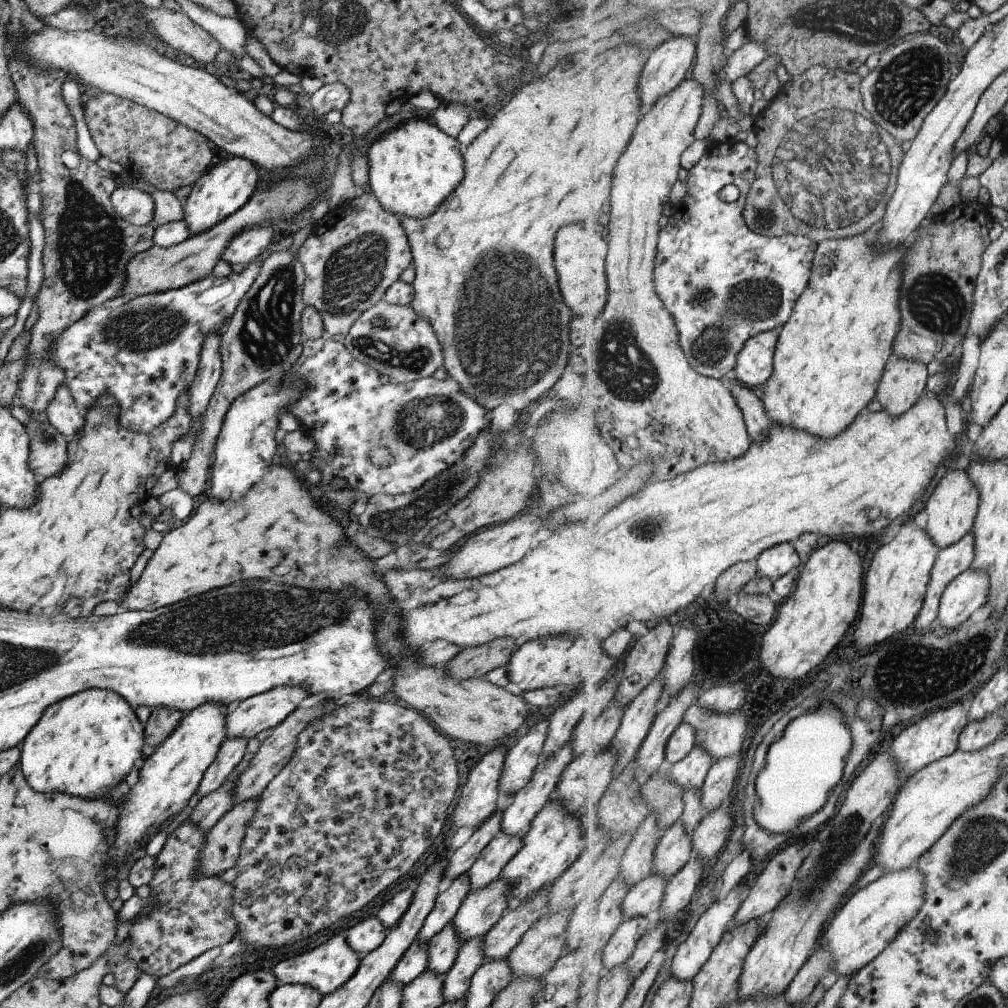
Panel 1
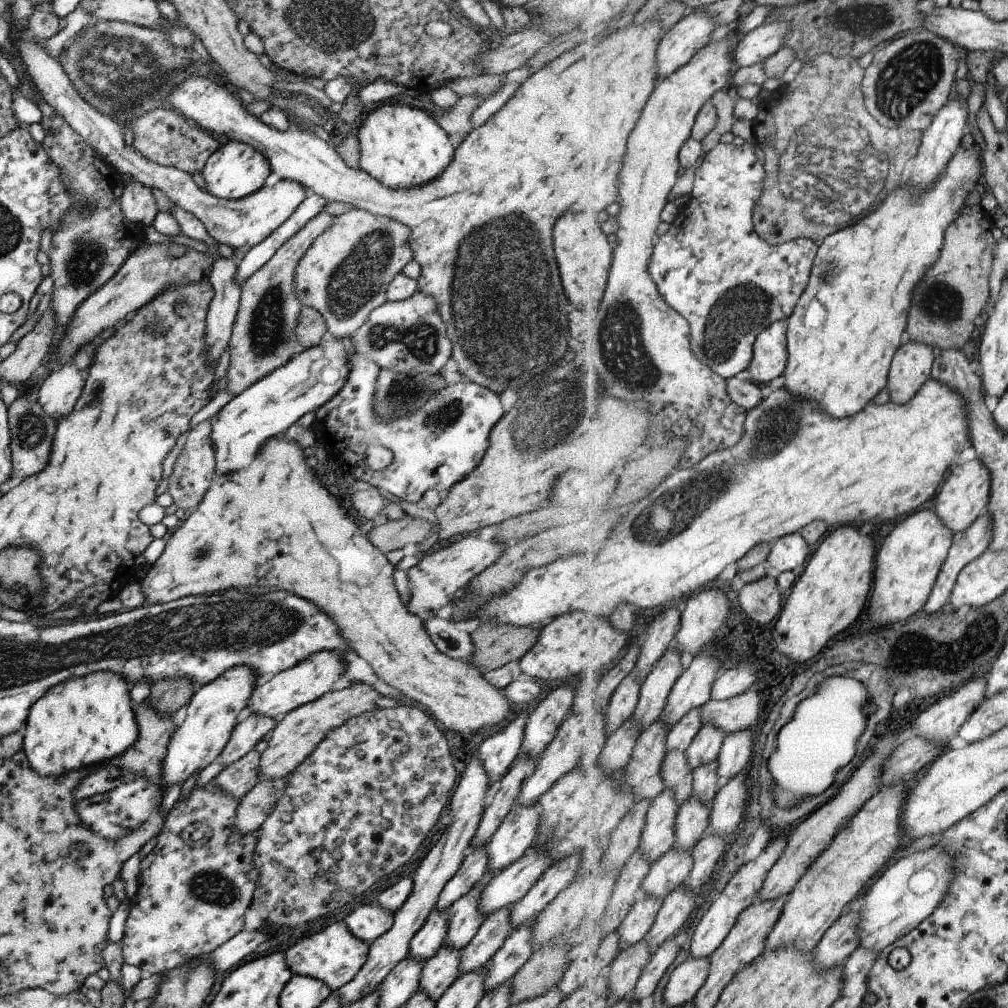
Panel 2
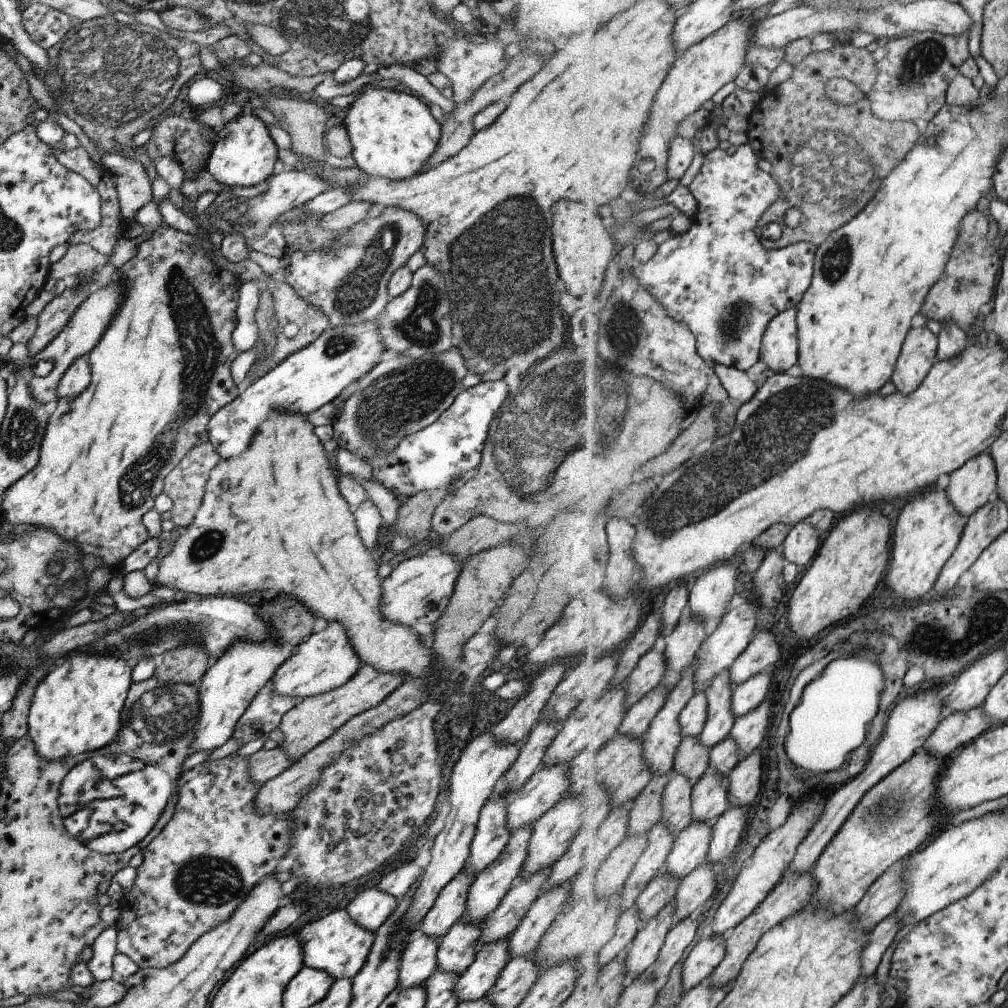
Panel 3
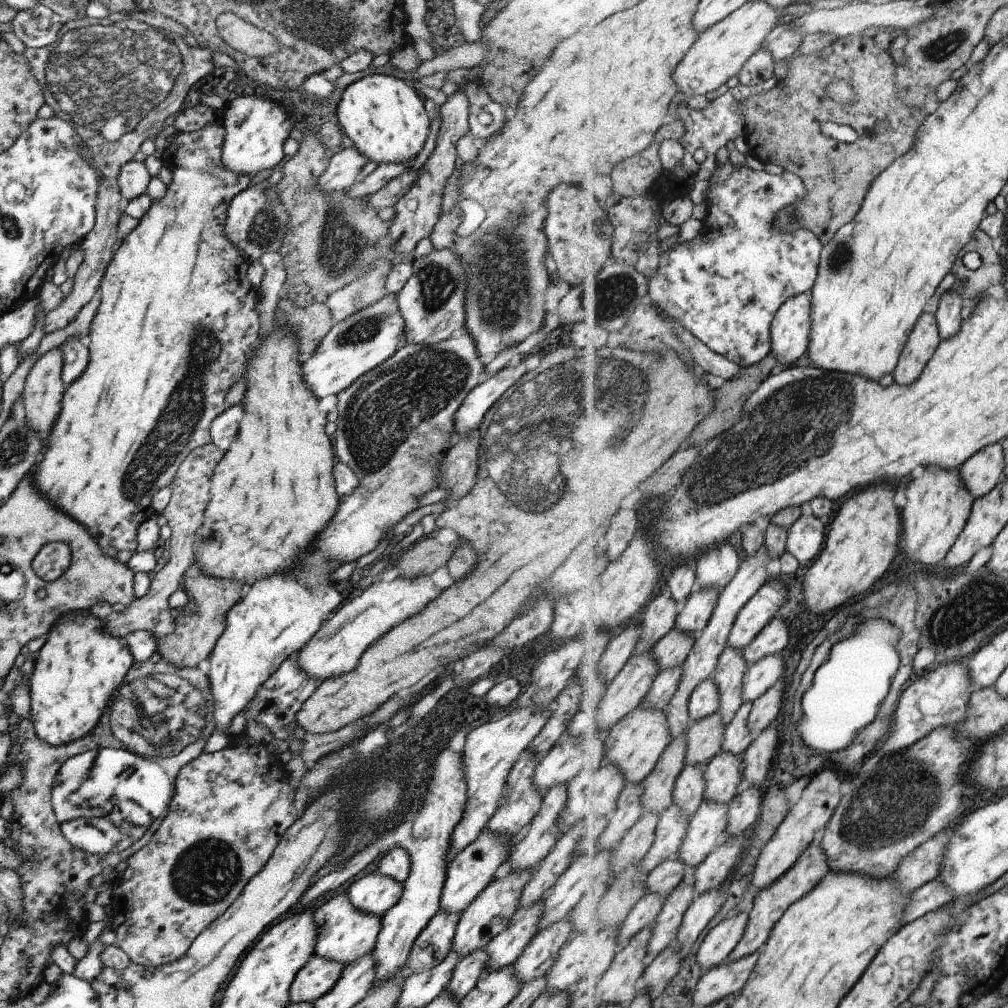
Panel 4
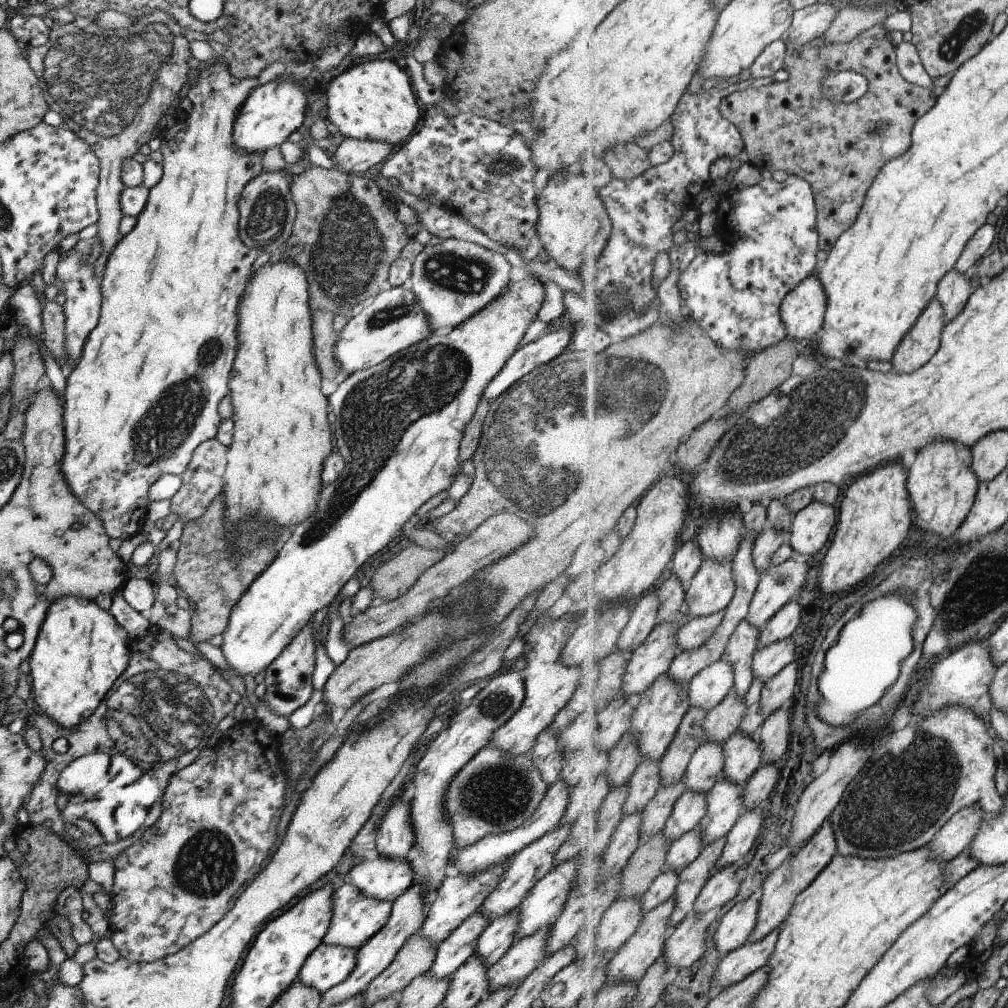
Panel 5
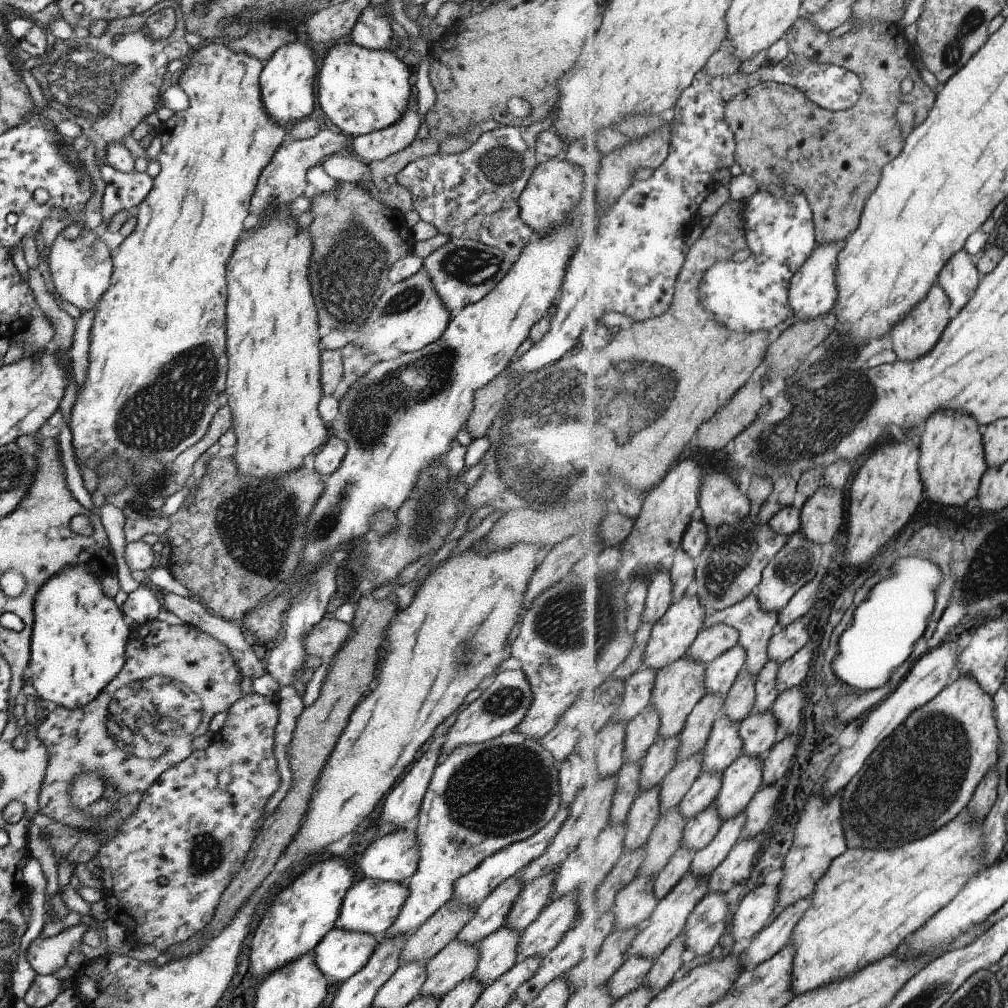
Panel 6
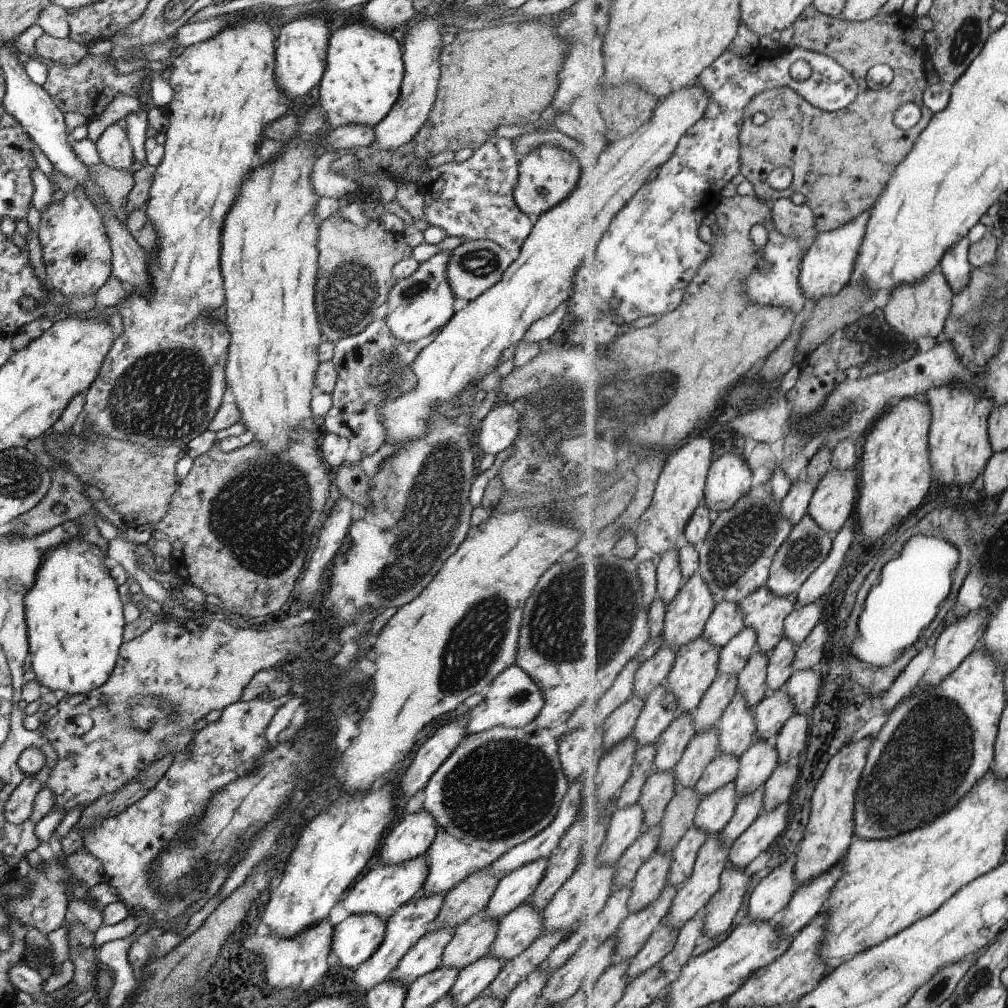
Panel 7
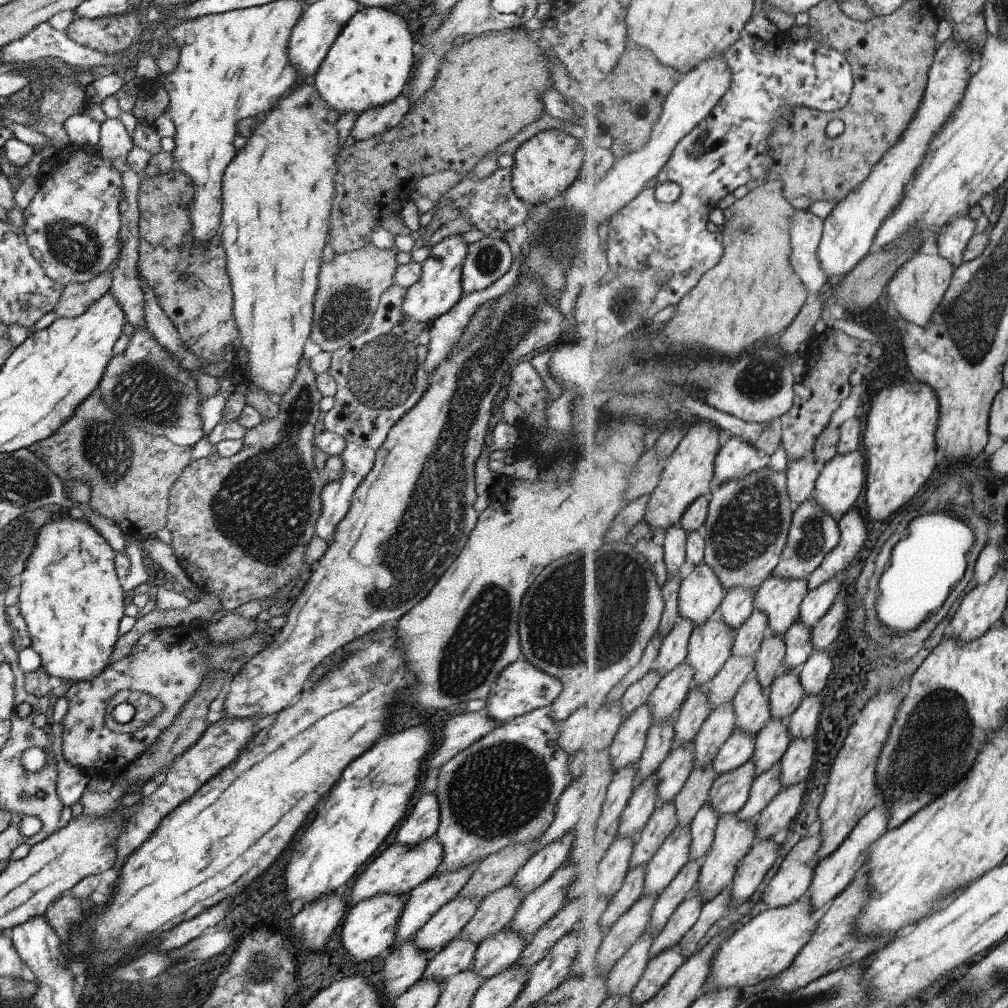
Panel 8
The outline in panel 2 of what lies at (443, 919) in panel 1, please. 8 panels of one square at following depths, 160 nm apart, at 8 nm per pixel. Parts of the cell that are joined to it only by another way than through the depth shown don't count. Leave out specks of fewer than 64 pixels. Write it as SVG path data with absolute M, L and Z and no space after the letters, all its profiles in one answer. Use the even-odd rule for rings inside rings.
M485 844L467 850L457 872L441 889L435 908L445 912L450 904L463 896L479 879L487 874L487 855Z

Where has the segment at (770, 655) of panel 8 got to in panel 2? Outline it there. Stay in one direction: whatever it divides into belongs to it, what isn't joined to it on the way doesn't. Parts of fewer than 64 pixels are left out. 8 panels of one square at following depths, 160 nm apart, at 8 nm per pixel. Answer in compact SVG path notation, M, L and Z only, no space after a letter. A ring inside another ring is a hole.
M673 749L667 753L662 770L659 770L659 792L673 789L681 805L694 794L694 768L686 751Z

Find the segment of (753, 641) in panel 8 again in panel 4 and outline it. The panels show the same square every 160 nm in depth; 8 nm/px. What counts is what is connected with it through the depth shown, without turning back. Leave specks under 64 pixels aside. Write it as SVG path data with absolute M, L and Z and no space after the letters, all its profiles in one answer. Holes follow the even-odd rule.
M710 676L701 681L689 699L688 709L692 718L691 724L715 714L721 708L721 693L717 683Z

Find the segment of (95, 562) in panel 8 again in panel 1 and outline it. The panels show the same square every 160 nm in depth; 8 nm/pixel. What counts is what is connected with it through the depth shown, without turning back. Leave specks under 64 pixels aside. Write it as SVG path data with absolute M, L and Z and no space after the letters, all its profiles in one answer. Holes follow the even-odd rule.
M83 690L57 704L50 704L37 719L37 724L20 742L20 766L26 783L40 793L67 793L86 799L96 799L117 782L129 776L134 765L141 765L144 743L143 724L121 696L105 690Z

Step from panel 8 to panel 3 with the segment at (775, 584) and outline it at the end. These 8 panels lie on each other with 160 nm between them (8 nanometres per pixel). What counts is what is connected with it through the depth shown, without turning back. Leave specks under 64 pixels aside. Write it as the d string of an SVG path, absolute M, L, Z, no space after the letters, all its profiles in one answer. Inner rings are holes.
M650 650L643 656L627 680L626 707L628 710L648 692L660 685L667 673L668 658L665 652ZM725 669L706 688L710 709L700 741L710 749L732 734L737 718L732 707L735 687L730 669Z

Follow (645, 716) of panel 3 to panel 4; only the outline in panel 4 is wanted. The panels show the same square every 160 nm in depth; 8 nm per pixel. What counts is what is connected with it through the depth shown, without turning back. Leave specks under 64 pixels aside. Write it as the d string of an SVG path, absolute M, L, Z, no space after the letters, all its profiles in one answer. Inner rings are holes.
M684 665L661 671L655 678L643 705L665 711L678 691L684 673Z

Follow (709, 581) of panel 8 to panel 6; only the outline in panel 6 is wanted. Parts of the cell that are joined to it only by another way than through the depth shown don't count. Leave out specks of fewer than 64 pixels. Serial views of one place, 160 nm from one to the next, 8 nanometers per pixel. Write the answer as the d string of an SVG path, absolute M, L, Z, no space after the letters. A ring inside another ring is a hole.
M697 592L695 594L685 594L677 602L674 602L665 616L662 616L661 620L656 622L652 630L652 637L644 656L644 667L659 670L677 659L687 656L687 651L696 642L704 628L707 615L707 610L704 604L701 604Z

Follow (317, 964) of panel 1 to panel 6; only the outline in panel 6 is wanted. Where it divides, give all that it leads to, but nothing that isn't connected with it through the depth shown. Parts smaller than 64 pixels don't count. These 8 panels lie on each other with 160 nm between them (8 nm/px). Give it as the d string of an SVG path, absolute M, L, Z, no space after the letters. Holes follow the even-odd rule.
M363 877L357 882L352 882L341 899L338 915L334 926L373 935L378 938L387 930L396 919L402 904L405 902L408 890L403 883L380 881Z

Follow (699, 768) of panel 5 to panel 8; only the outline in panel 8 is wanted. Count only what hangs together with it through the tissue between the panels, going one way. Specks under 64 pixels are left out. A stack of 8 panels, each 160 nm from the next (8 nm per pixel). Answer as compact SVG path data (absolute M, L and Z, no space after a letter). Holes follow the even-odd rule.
M755 675L746 680L733 700L737 714L737 730L743 728L749 734L759 735L772 719L769 694L771 687L763 688Z

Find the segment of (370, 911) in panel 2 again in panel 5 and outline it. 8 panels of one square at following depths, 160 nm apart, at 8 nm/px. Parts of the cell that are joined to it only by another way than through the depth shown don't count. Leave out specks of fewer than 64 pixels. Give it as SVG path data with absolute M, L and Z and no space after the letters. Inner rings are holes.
M366 854L361 858L361 862L354 865L347 873L346 881L357 888L362 895L373 897L382 901L392 902L412 883L414 874L410 862L399 857L388 857L387 855L377 855L372 858Z

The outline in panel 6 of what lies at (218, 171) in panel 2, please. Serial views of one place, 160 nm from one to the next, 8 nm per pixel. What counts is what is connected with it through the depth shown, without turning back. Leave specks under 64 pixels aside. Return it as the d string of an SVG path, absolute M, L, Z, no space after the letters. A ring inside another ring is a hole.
M304 37L285 43L272 52L263 64L258 76L258 85L263 108L270 119L276 120L286 130L293 122L306 117L313 108L313 82L315 82L315 62L312 48Z

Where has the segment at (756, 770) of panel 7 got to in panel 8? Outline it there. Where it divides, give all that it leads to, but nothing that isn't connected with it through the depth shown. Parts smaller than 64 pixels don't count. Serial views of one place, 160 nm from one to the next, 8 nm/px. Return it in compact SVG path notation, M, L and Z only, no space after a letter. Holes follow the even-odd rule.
M772 718L768 724L759 732L753 762L757 768L757 777L771 770L789 749L791 730L789 730L790 718Z

